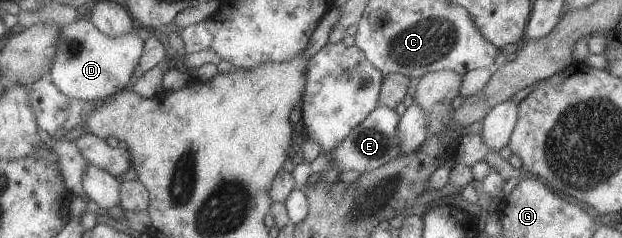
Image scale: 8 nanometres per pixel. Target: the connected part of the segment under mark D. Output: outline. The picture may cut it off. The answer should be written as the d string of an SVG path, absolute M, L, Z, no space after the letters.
M76 20L58 26L58 40L54 48L56 50L47 77L56 86L56 90L70 99L94 102L126 89L144 52L144 42L136 31L111 38L89 21Z

